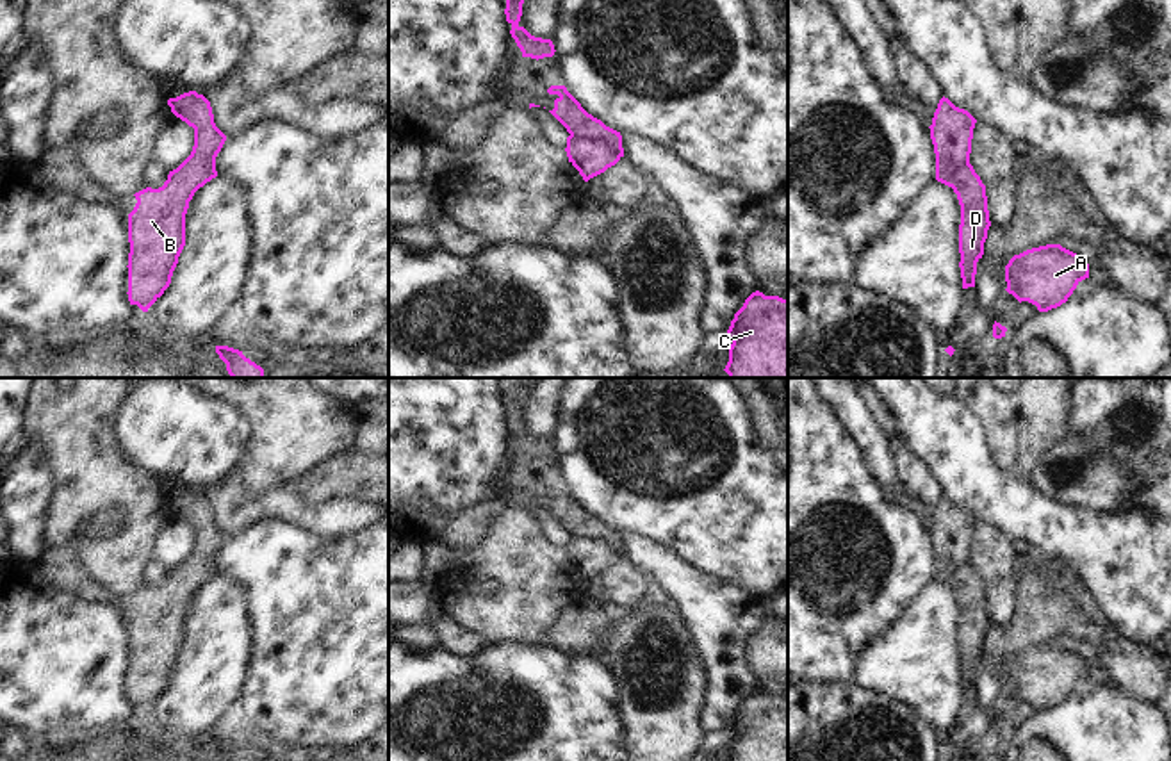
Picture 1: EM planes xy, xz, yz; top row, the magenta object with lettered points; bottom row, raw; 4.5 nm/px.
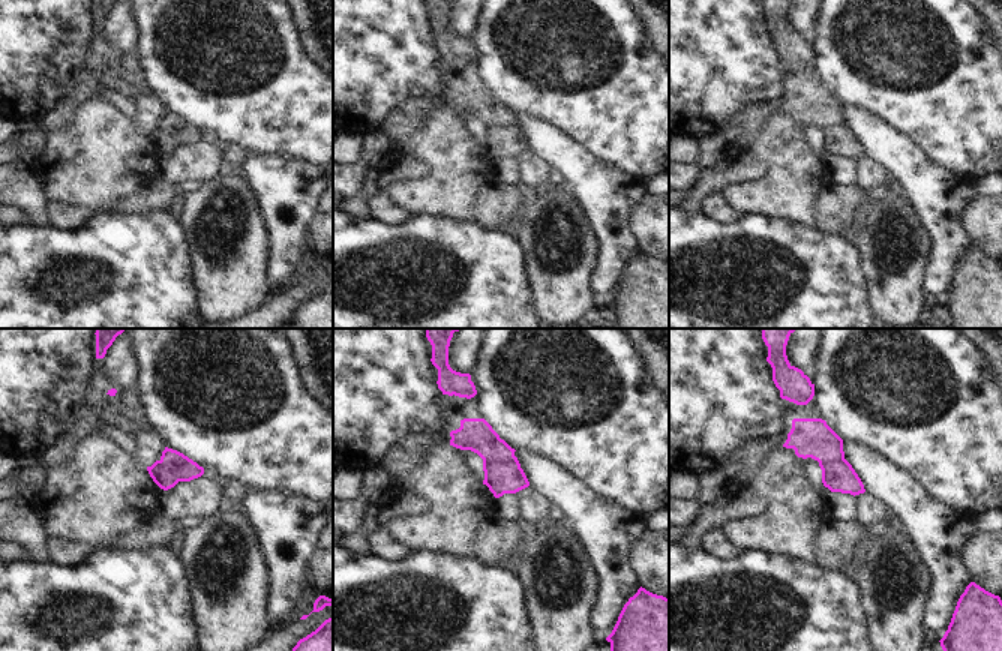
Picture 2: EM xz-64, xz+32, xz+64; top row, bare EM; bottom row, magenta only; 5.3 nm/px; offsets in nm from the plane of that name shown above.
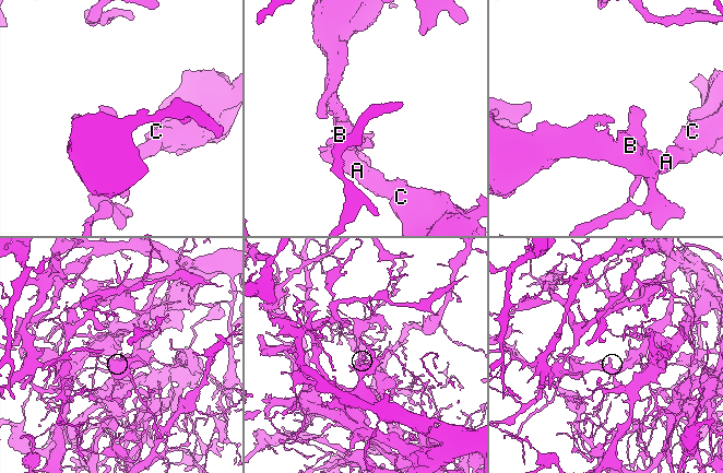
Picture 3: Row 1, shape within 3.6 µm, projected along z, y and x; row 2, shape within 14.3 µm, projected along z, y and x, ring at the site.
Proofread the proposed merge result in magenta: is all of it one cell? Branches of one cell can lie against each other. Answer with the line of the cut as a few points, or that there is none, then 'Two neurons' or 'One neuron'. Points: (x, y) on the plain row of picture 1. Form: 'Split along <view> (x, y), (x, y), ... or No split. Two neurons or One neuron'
Split along xz (571, 533), (606, 533), (608, 546), (619, 556). Two neurons.

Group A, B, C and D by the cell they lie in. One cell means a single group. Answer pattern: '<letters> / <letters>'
A B C / D

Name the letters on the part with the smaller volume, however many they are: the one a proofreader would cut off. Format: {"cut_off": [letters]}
{"cut_off": ["D"]}

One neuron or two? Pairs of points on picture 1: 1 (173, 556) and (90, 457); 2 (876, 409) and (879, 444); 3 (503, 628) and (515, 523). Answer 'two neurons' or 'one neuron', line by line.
1: two neurons
2: two neurons
3: one neuron

